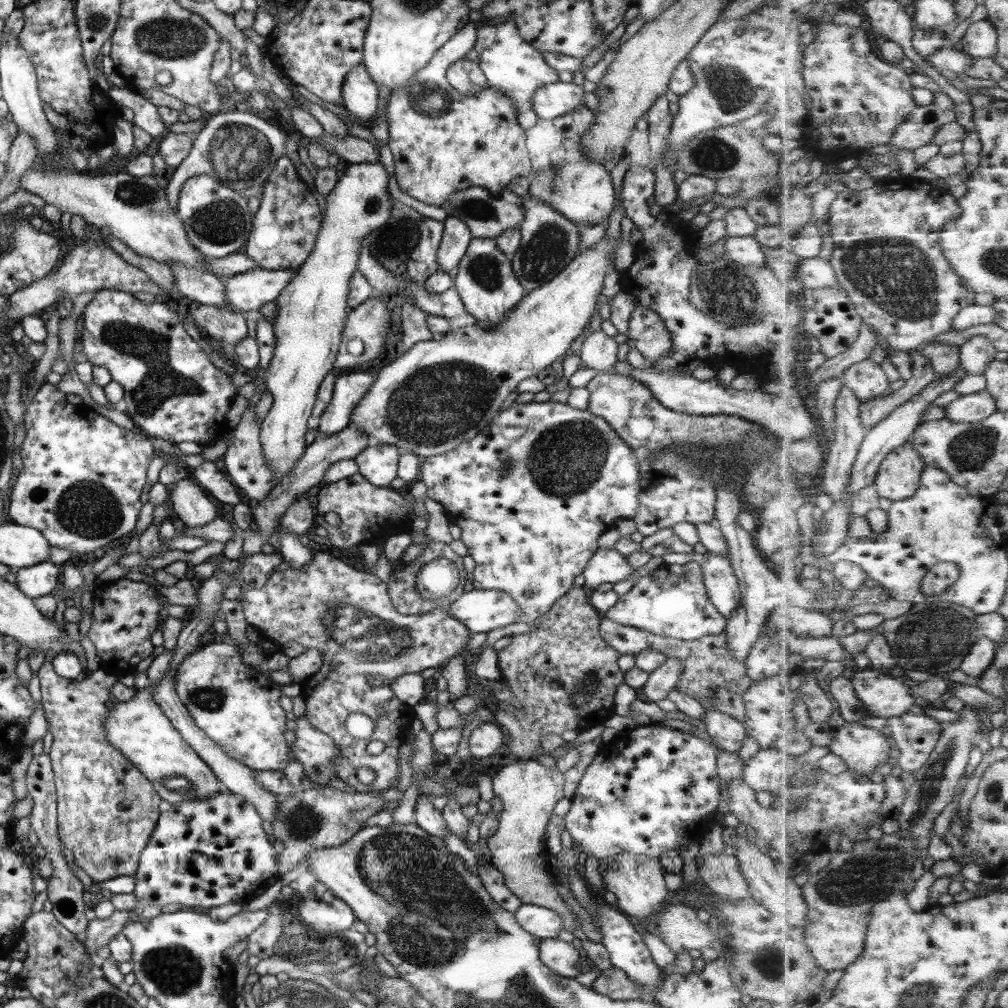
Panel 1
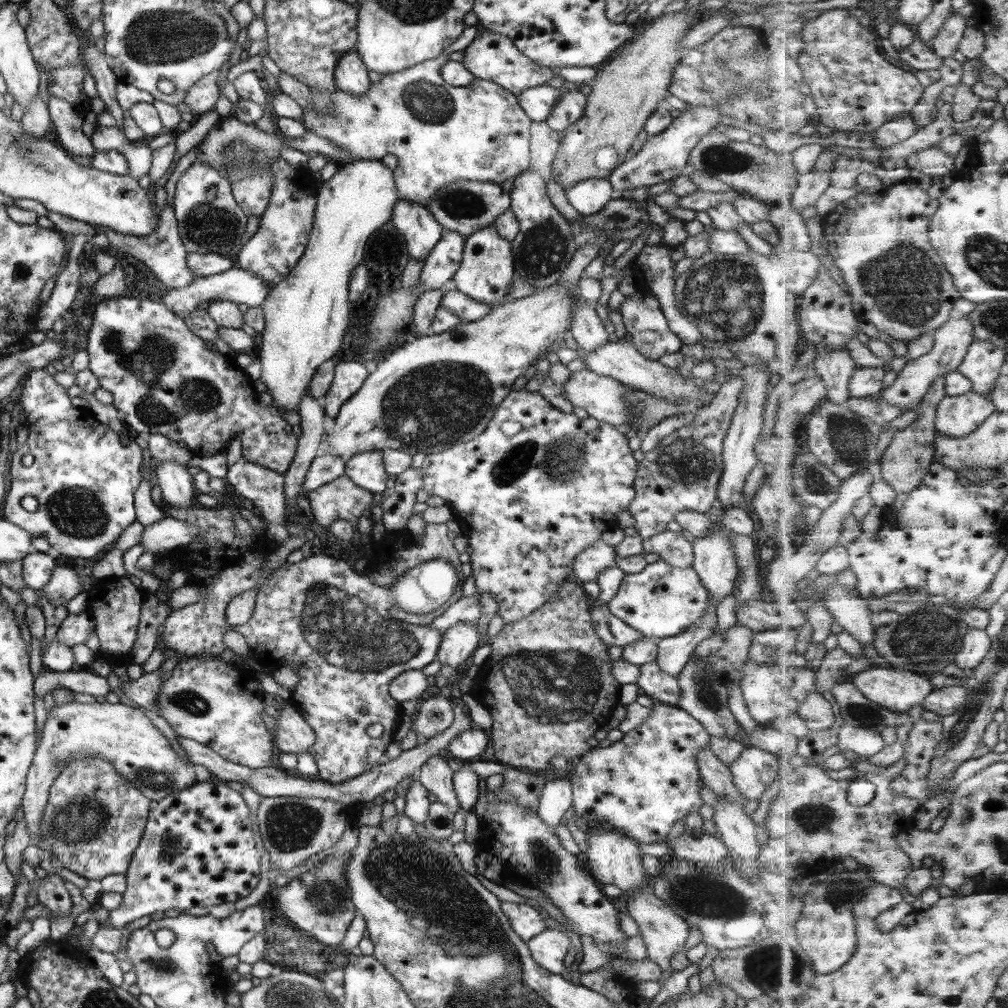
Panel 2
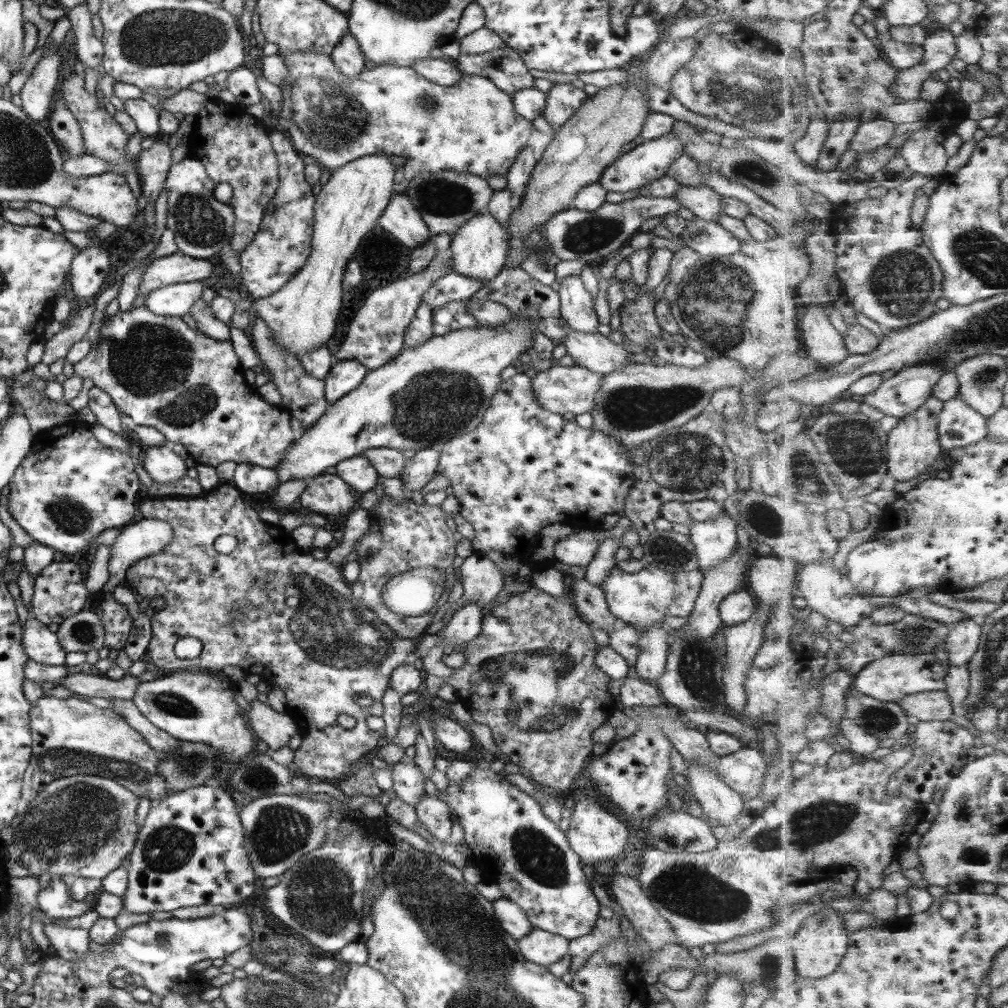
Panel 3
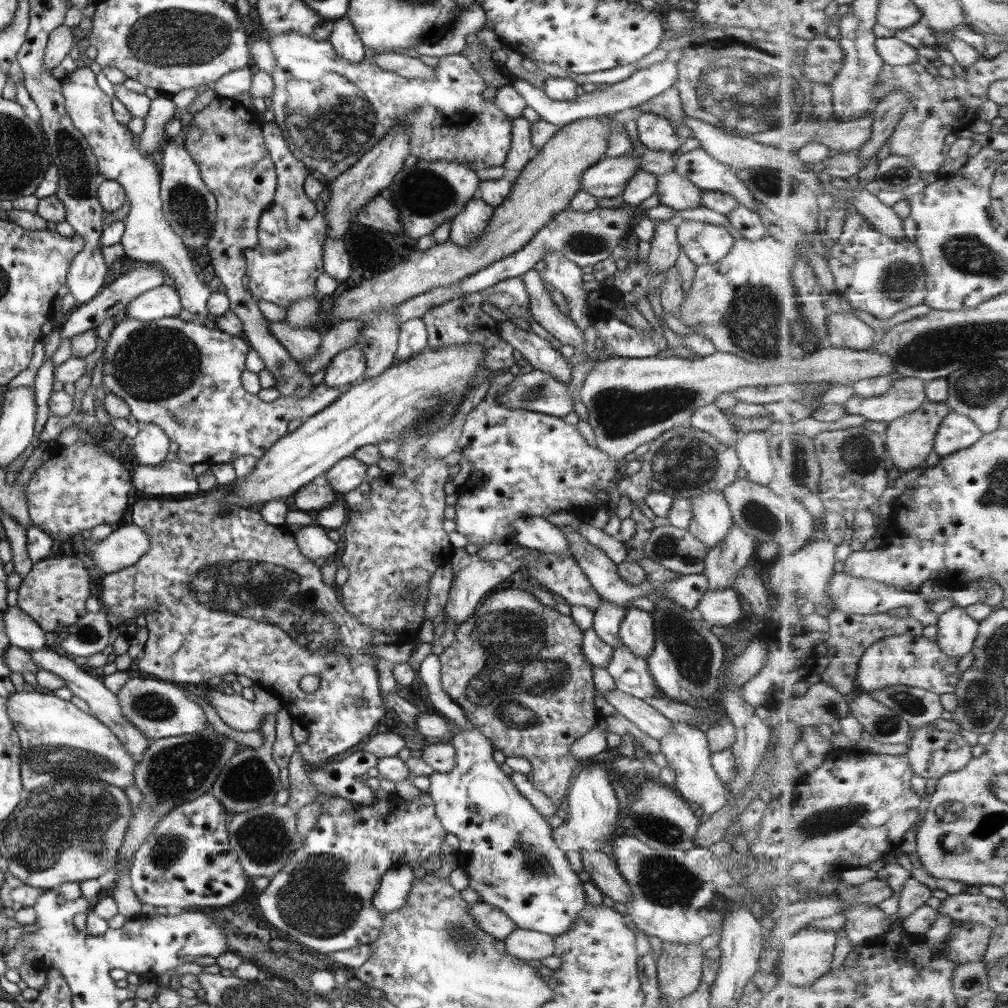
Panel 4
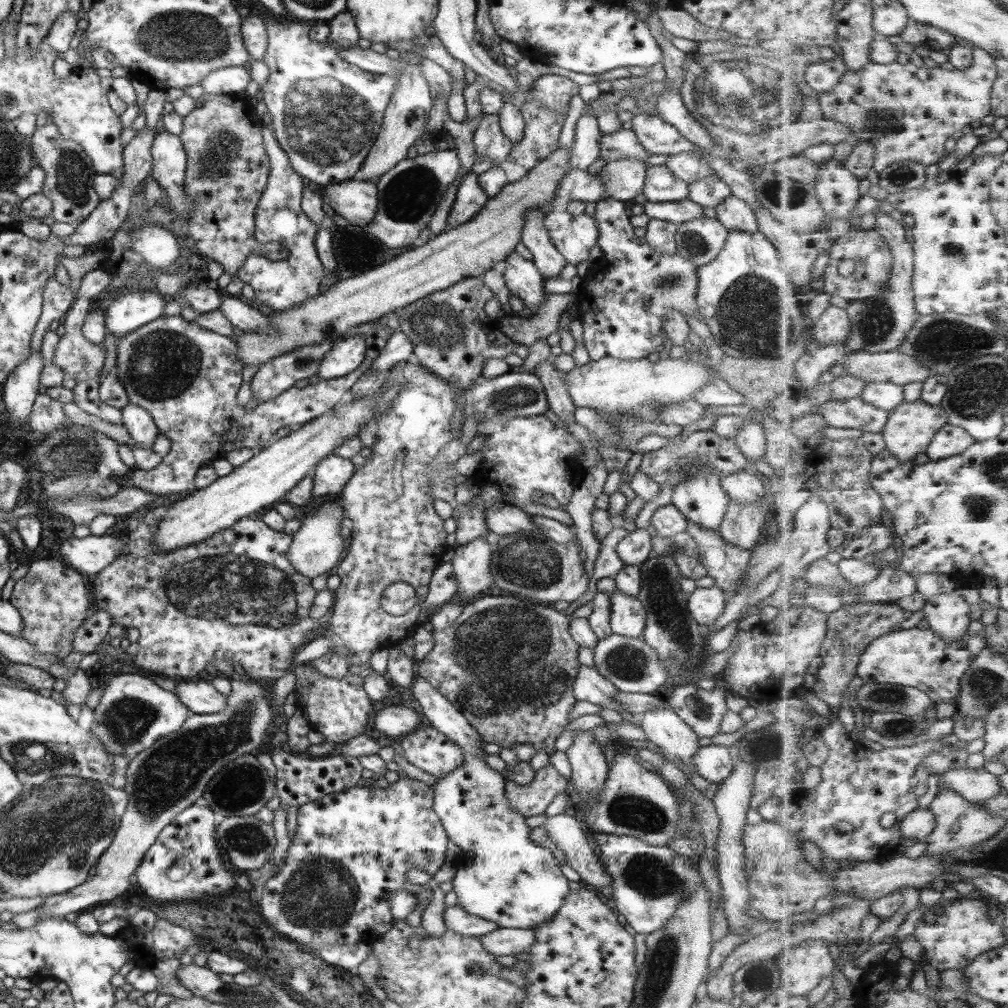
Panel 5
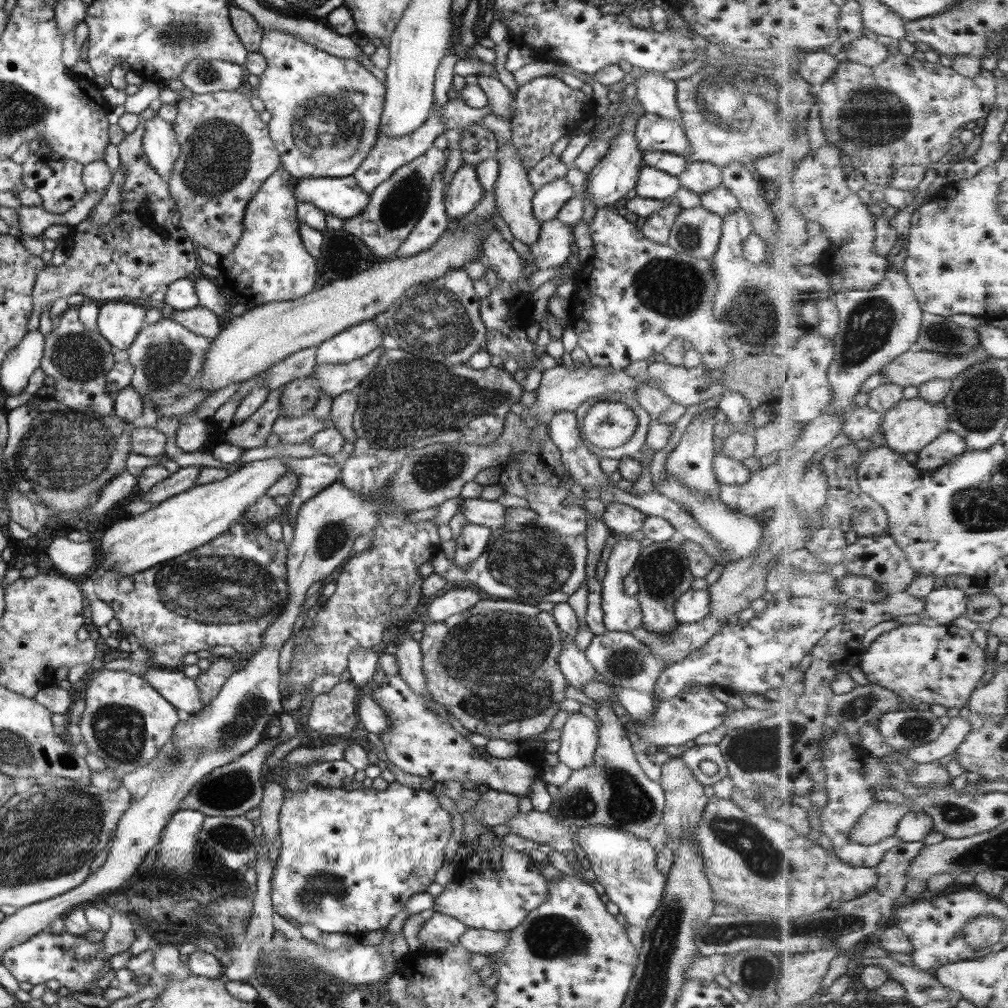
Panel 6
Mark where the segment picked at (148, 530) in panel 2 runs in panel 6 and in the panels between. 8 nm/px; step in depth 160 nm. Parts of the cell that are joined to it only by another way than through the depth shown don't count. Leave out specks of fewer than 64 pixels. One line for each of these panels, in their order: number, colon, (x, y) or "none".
3: (145, 538)
4: (125, 544)
5: (89, 555)
6: (70, 558)

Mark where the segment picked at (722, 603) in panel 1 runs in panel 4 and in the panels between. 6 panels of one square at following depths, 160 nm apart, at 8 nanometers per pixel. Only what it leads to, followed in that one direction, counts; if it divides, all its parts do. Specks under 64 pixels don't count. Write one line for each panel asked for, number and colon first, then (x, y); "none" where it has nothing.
2: (714, 562)
3: (714, 539)
4: (710, 516)

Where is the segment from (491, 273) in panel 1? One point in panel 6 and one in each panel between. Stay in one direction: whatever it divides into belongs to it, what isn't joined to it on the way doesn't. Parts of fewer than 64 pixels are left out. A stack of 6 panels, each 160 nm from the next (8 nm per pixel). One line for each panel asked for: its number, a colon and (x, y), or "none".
2: (486, 268)
3: (478, 249)
4: (471, 220)
5: (469, 197)
6: (462, 192)

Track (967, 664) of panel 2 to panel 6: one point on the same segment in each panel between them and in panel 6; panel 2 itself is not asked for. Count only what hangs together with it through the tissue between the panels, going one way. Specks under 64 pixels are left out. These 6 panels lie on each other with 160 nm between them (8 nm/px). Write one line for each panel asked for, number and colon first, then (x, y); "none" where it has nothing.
3: (964, 638)
4: (957, 631)
5: (948, 614)
6: (946, 603)

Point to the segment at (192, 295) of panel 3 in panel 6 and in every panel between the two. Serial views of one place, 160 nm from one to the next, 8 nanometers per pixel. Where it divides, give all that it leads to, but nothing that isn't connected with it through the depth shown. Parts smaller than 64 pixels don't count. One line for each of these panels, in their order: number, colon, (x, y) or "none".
4: (162, 301)
5: (132, 309)
6: (118, 323)

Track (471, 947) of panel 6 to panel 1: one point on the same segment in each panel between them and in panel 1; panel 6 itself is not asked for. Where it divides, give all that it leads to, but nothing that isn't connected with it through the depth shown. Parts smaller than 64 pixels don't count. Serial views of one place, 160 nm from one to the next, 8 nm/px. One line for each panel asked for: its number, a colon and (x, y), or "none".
1: (560, 957)
2: (549, 948)
3: (537, 946)
4: (523, 944)
5: (502, 941)

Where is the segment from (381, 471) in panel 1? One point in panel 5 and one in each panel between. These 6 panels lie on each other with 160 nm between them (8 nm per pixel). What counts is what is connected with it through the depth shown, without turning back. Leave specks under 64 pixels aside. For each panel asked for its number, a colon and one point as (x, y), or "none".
2: (365, 470)
3: (356, 472)
4: (346, 473)
5: (331, 472)

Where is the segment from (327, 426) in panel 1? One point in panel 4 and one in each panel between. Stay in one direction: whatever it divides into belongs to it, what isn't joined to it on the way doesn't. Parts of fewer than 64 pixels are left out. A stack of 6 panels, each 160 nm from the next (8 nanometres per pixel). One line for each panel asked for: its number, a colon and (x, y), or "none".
2: (348, 375)
3: (344, 375)
4: (348, 365)

